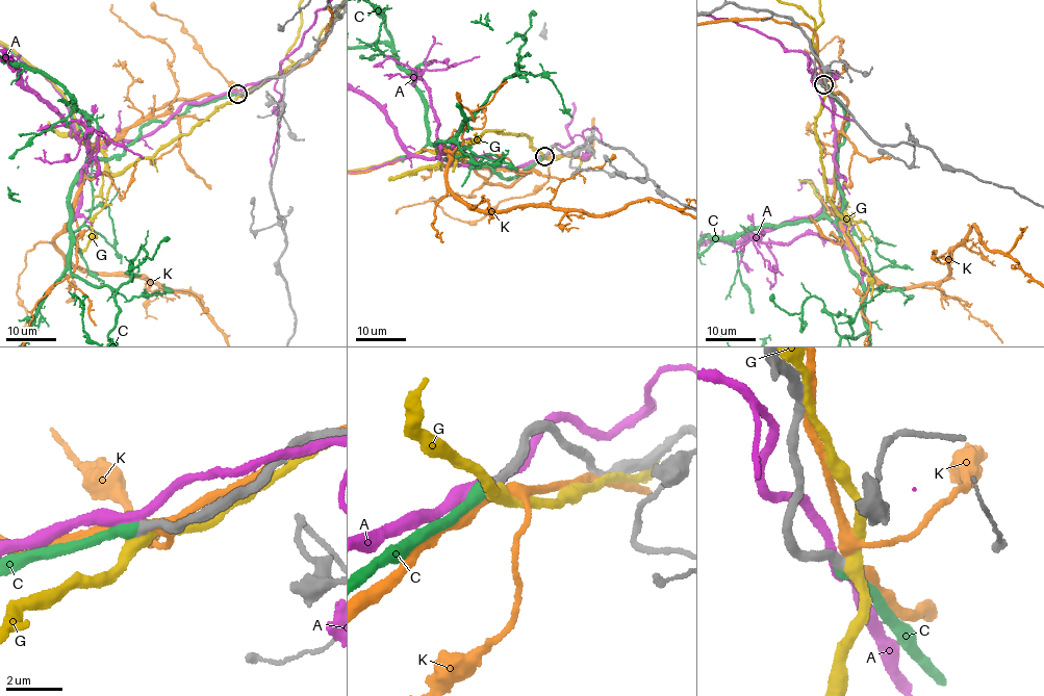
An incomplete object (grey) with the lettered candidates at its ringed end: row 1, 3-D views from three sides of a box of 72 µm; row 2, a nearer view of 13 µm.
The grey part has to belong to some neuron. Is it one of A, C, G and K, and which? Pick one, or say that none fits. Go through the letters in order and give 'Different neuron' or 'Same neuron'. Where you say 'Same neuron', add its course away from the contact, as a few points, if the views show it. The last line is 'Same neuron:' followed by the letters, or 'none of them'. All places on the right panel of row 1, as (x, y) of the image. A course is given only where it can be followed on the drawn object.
A: Different neuron
C: Same neuron
G: Different neuron
K: Different neuron
Same neuron: C

